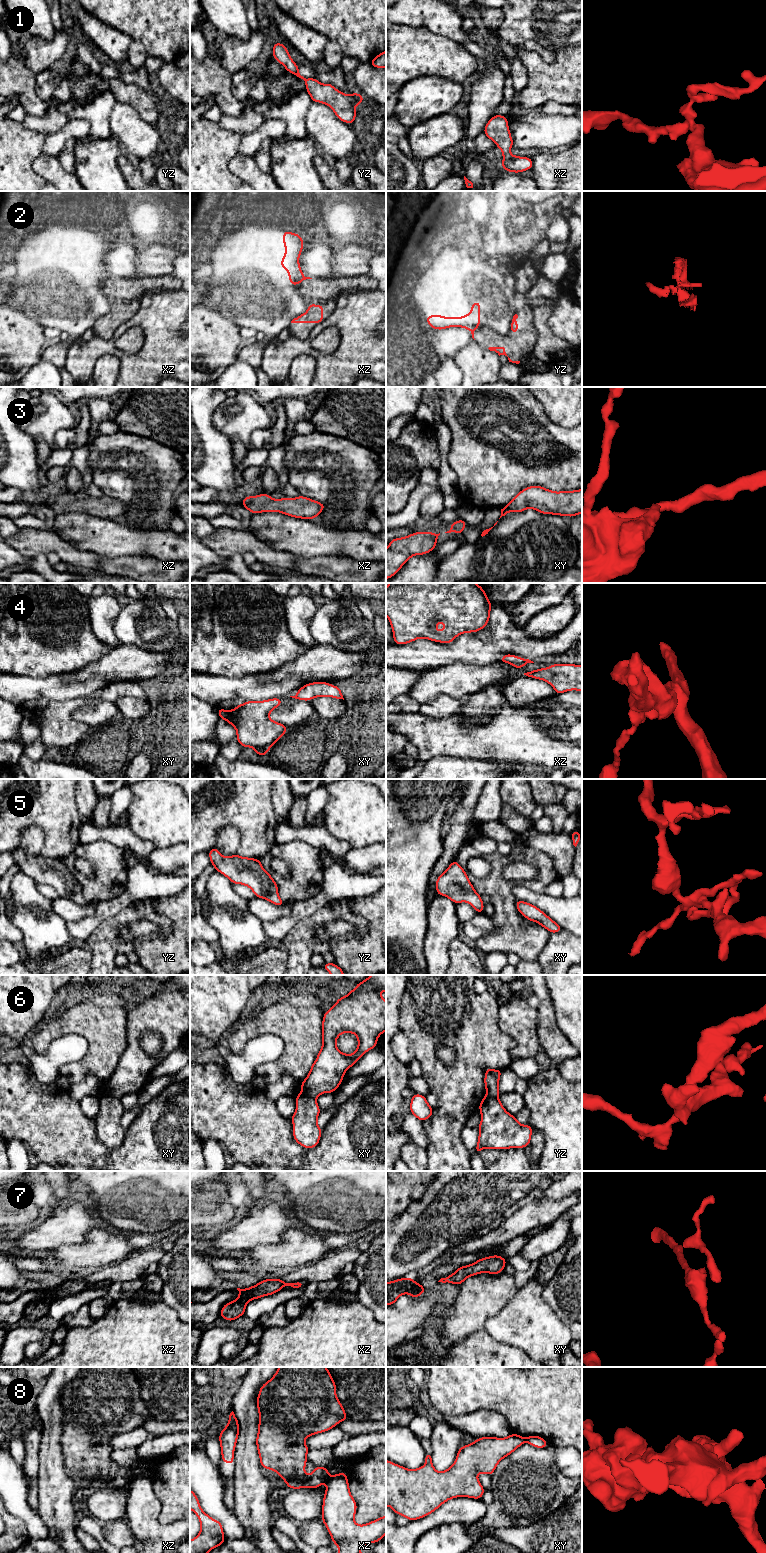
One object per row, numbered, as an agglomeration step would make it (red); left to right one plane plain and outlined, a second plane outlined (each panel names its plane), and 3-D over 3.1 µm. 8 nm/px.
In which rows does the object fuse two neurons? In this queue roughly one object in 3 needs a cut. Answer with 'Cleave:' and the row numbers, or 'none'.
Cleave: 2, 6, 8

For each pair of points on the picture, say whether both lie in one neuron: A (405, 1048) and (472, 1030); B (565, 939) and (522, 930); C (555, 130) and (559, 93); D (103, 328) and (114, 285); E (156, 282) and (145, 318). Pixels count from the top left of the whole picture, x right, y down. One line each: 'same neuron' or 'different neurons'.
A: different neurons
B: different neurons
C: different neurons
D: same neuron
E: different neurons

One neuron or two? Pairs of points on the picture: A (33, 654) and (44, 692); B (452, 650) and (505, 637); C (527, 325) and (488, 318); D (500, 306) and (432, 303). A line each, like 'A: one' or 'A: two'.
A: two
B: one
C: two
D: one

